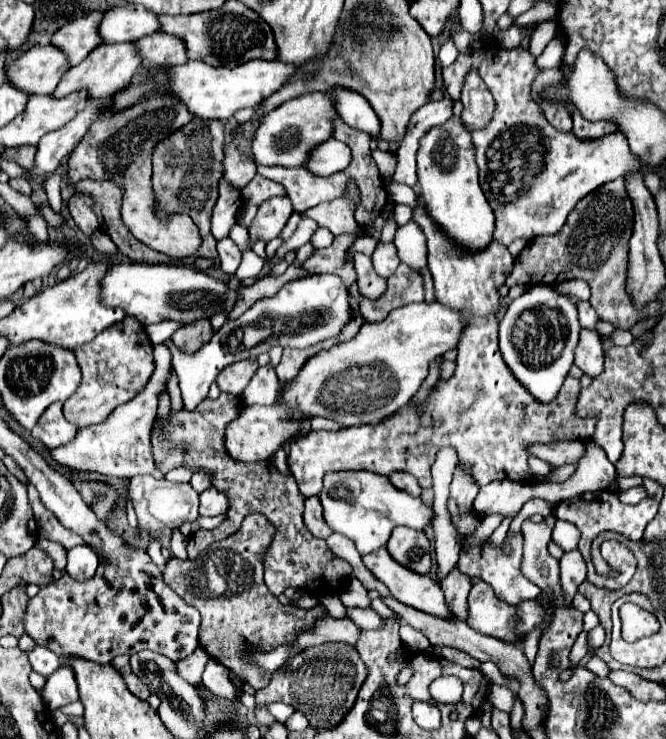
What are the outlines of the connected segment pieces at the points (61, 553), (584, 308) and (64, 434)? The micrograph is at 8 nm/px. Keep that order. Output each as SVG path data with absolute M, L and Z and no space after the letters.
M37 538L35 546L37 546L37 548L41 548L43 552L47 552L47 556L49 556L49 558L53 560L53 564L55 564L55 570L65 572L65 556L67 556L65 548L61 548L59 544L49 542L49 540L45 540L45 538Z
M571 298L571 300L577 302L577 308L579 308L579 322L581 322L581 326L587 328L587 330L597 330L597 324L601 322L601 318L599 318L597 312L591 308L591 304L589 304L589 302L581 302L581 300L577 300L577 298Z
M51 404L51 408L47 408L47 412L39 418L39 424L31 430L31 436L47 448L57 448L75 438L77 428L65 420L61 406L63 404Z

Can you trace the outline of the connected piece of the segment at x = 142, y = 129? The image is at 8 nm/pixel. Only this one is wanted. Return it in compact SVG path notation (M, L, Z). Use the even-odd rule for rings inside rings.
M167 94L147 96L135 108L121 112L119 116L95 120L81 142L73 148L67 160L67 180L77 184L79 180L109 180L123 190L123 222L135 238L153 250L165 252L171 258L193 256L201 246L199 230L187 214L175 214L167 220L159 220L153 214L153 190L151 190L151 154L157 142L165 140L171 132L185 126L193 116Z

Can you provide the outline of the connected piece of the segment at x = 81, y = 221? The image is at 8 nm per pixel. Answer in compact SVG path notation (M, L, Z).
M73 194L71 200L67 202L67 208L73 216L73 220L77 222L79 230L85 234L85 236L91 236L93 230L97 230L99 222L97 222L97 216L91 208L91 198L89 196L81 196L81 194Z

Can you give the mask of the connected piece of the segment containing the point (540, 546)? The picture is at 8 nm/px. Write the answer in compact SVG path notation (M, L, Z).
M547 516L543 522L535 524L525 520L521 526L521 534L525 538L521 572L527 580L537 584L543 592L557 598L557 604L563 604L563 592L559 584L559 562L549 556L547 544L551 542L555 516Z

